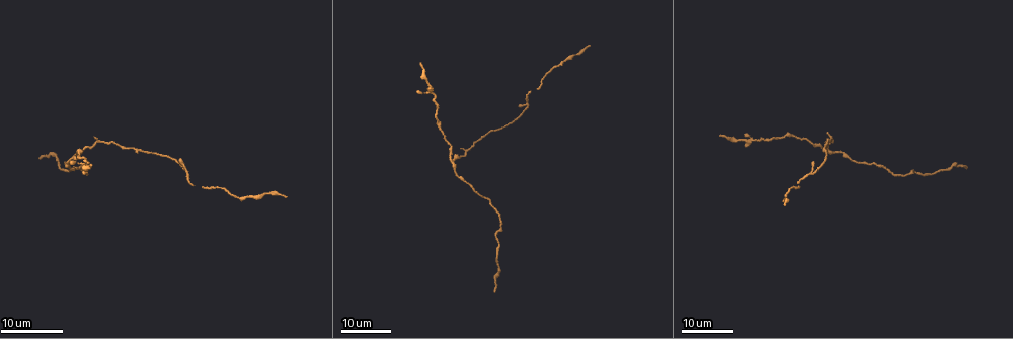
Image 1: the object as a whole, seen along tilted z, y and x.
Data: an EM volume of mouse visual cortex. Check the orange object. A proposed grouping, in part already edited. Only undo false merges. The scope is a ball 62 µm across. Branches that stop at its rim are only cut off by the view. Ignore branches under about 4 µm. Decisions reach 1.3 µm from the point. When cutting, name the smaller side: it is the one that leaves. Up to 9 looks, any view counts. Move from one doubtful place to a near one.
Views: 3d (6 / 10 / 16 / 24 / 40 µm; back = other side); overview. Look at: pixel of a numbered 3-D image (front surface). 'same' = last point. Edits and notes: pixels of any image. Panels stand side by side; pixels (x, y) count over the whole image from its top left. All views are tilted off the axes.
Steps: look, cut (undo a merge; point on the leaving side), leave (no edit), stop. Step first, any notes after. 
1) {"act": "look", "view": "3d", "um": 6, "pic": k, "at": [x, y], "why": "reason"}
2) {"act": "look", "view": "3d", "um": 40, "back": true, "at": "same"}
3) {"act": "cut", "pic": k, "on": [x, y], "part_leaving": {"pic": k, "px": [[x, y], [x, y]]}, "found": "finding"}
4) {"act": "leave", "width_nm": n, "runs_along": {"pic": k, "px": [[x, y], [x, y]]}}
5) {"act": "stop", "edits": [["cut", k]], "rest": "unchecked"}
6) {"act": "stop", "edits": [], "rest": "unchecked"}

{"act": "look", "view": "3d", "um": 24, "pic": 1, "at": [128, 149], "why": "narrows sharply"}

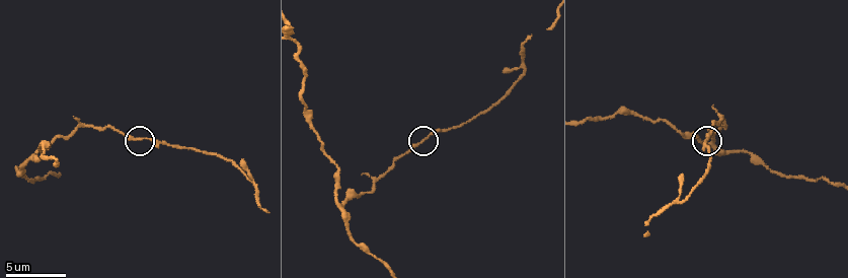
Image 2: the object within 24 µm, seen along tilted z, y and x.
{"act": "look", "view": "3d", "um": 10, "pic": 2, "at": [424, 139], "why": "zoom in"}

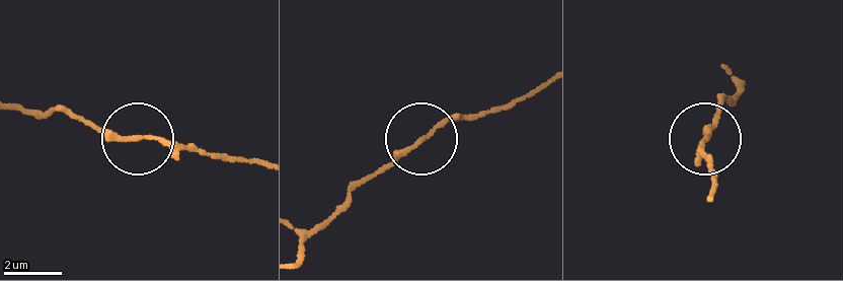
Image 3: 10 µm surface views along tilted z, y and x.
{"act": "leave", "runs_along": {"pic": 3, "px": [[298, 258], [361, 184], [450, 120], [477, 112]]}, "found": "one cell here"}

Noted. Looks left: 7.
{"act": "look", "view": "3d", "um": 24, "pic": 1, "at": [747, 139], "why": "four arms meet"}

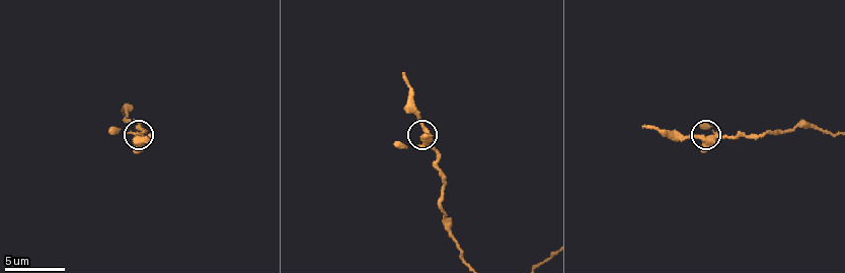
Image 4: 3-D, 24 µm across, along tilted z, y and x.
{"act": "look", "view": "3d", "um": 10, "pic": 4, "at": [423, 141]}

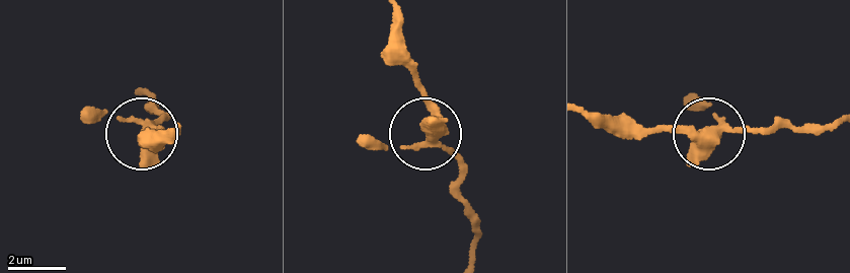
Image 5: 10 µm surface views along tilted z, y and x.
{"act": "look", "view": "3d", "um": 10, "back": true, "pic": 5, "at": [429, 132], "why": "from behind"}

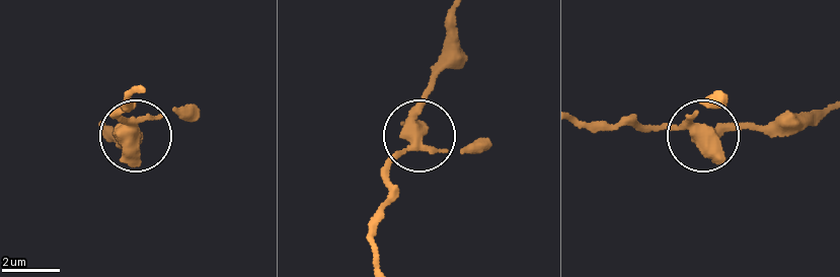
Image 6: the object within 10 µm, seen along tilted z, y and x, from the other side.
{"act": "leave", "runs_along": {"pic": 6, "px": [[378, 260], [373, 218], [390, 169], [417, 138], [477, 153]]}, "found": "all the same cell"}

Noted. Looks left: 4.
{"act": "look", "view": "3d", "um": 10, "pic": 2, "at": [726, 125]}

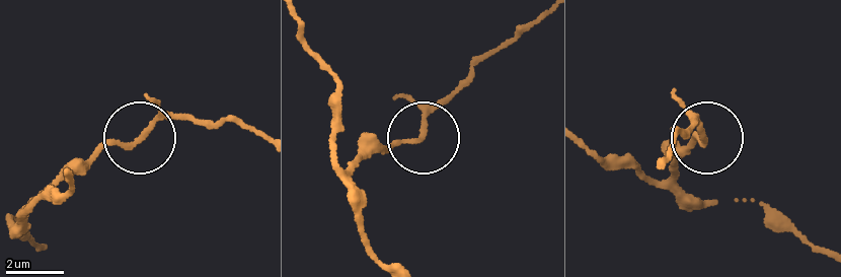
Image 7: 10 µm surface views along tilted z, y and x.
{"act": "look", "view": "3d", "um": 6, "pic": 7, "at": [700, 137]}

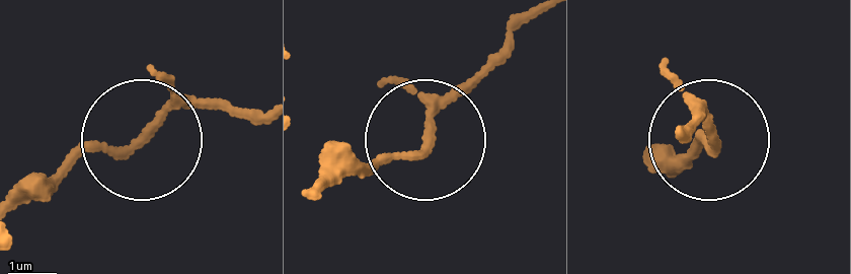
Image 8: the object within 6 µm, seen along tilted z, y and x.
{"act": "leave", "width_nm": 160, "runs_along": {"pic": 8, "px": [[133, 142], [16, 183]]}, "found": "one cell here"}

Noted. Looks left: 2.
{"act": "look", "view": "3d", "um": 16, "pic": 2, "at": [339, 207], "why": "two arms in line, one across"}

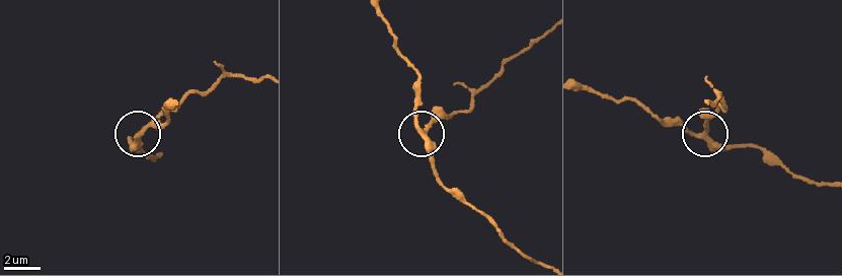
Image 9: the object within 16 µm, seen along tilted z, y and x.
{"act": "look", "view": "3d", "um": 16, "back": true, "pic": 9, "at": [703, 137], "why": "other side"}

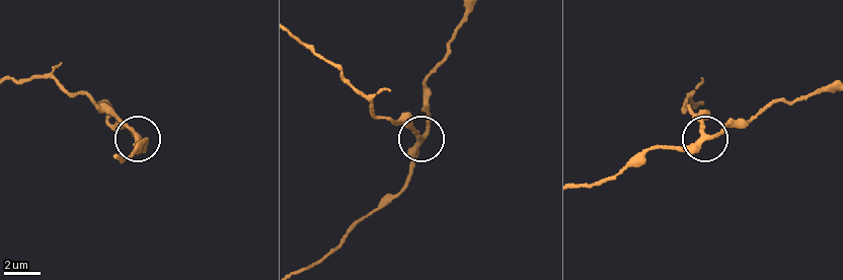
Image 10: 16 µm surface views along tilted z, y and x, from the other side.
{"act": "leave", "width_nm": 270, "runs_along": {"pic": 10, "px": [[374, 114], [407, 124], [419, 137], [426, 126], [429, 88]]}, "found": "one cell here"}

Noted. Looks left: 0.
{"act": "stop", "edits": [], "rest": "unchecked"}

